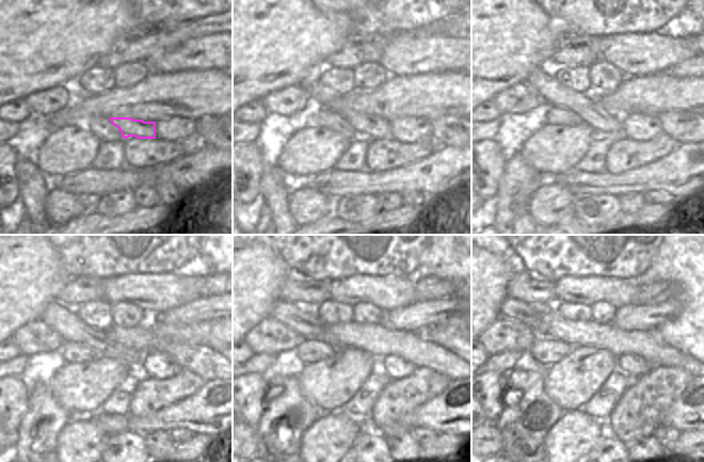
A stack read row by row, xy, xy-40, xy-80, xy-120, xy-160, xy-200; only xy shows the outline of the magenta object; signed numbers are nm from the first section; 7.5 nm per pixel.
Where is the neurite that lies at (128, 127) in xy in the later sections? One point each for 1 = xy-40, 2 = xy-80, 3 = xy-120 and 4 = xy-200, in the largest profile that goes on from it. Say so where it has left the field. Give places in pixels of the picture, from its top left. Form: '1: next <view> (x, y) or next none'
1: next xy-40 (369, 126)
2: next xy-80 (587, 106)
3: next xy-120 (62, 318)
4: next xy-200 (515, 308)

